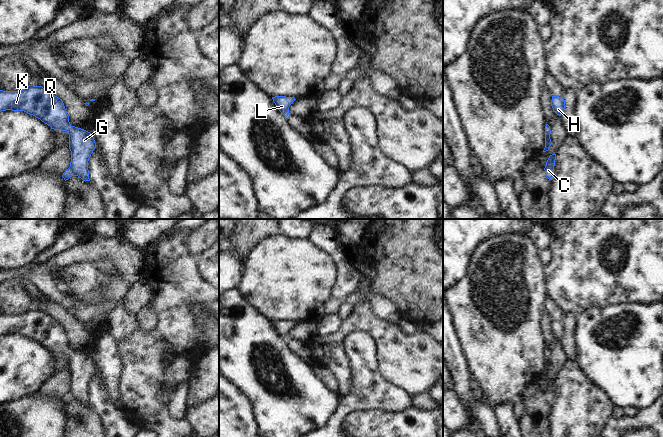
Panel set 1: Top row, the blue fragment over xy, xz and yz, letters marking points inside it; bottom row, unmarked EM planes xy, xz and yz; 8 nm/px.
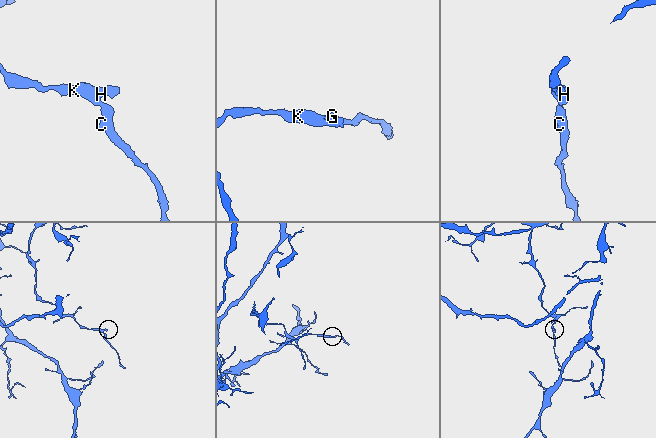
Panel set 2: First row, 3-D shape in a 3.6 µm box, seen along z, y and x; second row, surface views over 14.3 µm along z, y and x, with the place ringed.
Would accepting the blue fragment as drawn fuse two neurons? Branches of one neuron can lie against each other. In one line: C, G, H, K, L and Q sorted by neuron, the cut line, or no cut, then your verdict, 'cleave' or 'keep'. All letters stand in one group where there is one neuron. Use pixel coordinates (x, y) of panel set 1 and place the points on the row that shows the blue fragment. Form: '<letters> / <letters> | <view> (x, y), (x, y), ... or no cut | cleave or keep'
C G H K L Q | no cut | keep

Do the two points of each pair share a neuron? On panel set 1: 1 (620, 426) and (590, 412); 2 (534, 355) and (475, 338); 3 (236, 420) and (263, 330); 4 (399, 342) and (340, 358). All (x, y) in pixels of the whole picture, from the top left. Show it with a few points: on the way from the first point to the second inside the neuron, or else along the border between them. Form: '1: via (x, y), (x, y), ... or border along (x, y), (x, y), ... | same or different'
1: border along (611, 416), (604, 426) | different
2: via (519, 355), (513, 355), (496, 338), (490, 338) | same
3: border along (229, 379), (248, 398), (253, 417) | different
4: via (379, 329), (372, 325), (351, 325), (338, 338) | same

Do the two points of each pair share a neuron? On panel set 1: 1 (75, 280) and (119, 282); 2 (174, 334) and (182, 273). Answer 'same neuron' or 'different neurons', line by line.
1: different neurons
2: same neuron

